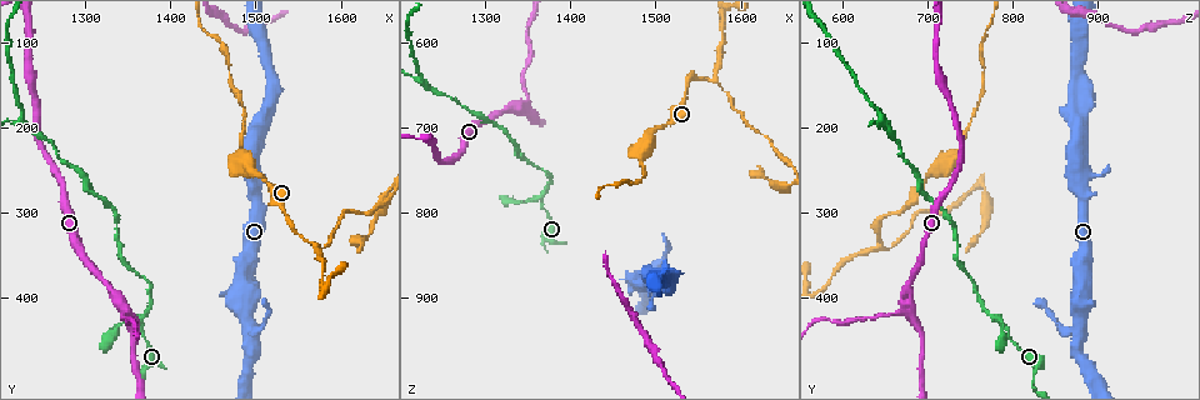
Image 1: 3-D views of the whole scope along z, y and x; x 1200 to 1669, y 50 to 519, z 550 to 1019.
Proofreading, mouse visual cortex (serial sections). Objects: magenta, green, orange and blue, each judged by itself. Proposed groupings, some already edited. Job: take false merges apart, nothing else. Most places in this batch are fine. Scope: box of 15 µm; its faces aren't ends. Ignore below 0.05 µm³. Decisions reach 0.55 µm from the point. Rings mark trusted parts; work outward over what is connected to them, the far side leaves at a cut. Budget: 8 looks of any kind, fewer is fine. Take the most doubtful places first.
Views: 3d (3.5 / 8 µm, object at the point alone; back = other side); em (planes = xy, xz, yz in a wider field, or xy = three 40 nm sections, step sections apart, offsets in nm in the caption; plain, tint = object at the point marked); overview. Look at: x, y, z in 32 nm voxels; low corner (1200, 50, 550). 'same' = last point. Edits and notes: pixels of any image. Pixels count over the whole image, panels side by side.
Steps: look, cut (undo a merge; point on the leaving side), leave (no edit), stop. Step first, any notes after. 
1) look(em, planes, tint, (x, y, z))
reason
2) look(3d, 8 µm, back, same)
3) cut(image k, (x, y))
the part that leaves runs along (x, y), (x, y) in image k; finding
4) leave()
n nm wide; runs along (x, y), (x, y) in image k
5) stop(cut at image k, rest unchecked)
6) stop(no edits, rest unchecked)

look(3d, 3.5 µm, (1365, 425, 780))
sharp bend

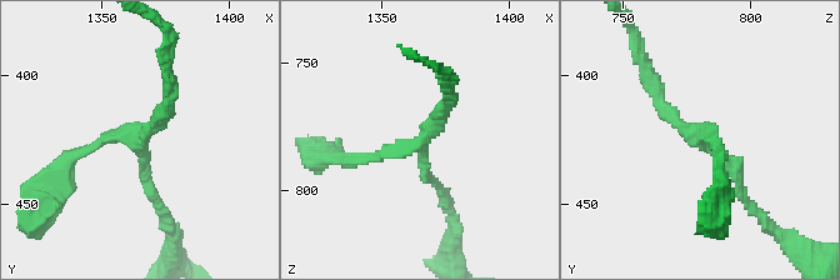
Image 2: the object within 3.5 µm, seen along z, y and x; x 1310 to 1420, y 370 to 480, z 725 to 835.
look(em, xy, step 1, tint, (1365, 425, 781))
3 arms; arms of 150, 150, 150 nm; now the EM

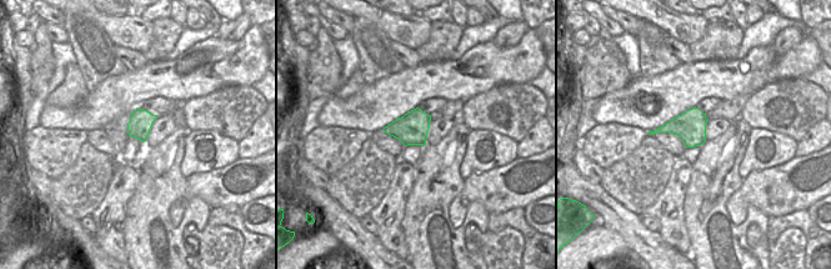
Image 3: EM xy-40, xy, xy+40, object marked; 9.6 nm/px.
leave()
runs along (749, 203), (656, 88) in image 2; all the same cell

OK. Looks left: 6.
look(3d, 3.5 µm, (1235, 200, 655))
a fork

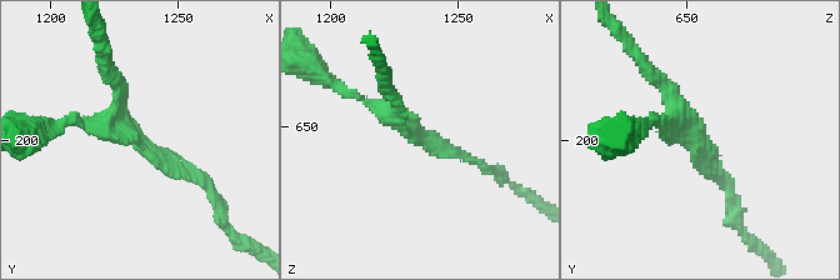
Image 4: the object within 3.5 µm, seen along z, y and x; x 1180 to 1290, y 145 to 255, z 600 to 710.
look(em, xy, step 2, tint, (1233, 200, 654))

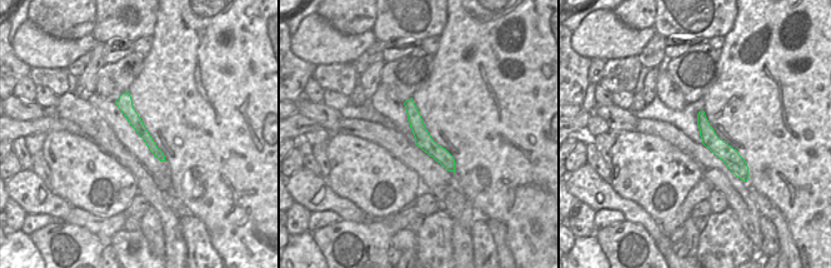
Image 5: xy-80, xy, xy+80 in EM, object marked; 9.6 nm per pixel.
look(em, xy, step 5, tint, same)
another direction

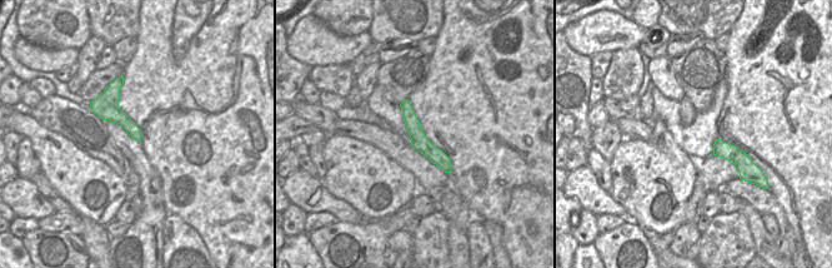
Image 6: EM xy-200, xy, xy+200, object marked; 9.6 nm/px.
leave()
runs along (198, 176), (140, 145), (109, 76) in image 4; all the same cell

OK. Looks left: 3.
look(3d, 8 µm, (1330, 390, 680))
branch point

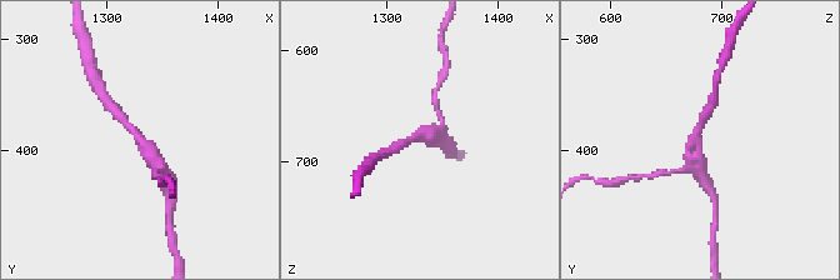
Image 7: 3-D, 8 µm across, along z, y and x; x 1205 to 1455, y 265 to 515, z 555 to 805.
look(em, xy, step 3, tint, (1332, 392, 674))
3 arms; arms of 250, 250, 300 nm; need the tissue

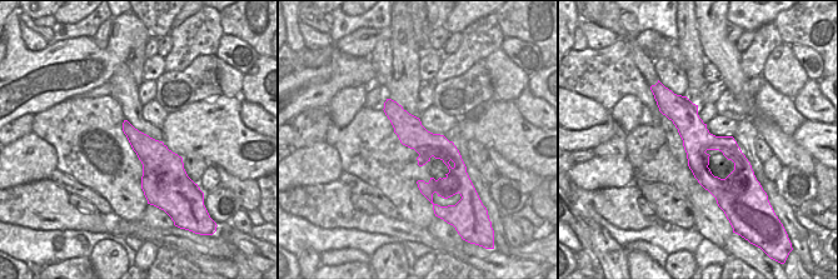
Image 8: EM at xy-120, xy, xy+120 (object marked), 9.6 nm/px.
leave()
runs along (669, 96), (714, 190) in image 8; all the same cell

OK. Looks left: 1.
stop(no edits, rest unchecked)

